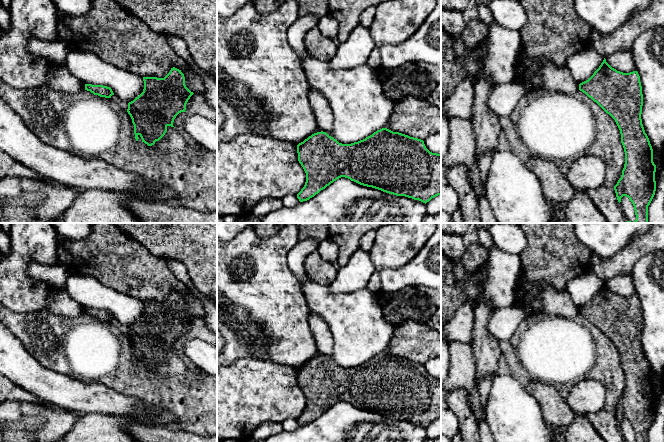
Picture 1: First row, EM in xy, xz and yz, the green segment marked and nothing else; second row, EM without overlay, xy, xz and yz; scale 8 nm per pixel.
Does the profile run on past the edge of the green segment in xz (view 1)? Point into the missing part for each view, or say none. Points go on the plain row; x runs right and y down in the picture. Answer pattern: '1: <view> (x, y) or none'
1: none

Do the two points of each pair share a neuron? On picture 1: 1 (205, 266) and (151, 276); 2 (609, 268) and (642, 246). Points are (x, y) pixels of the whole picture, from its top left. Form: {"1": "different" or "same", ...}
{"1": "different", "2": "same"}

